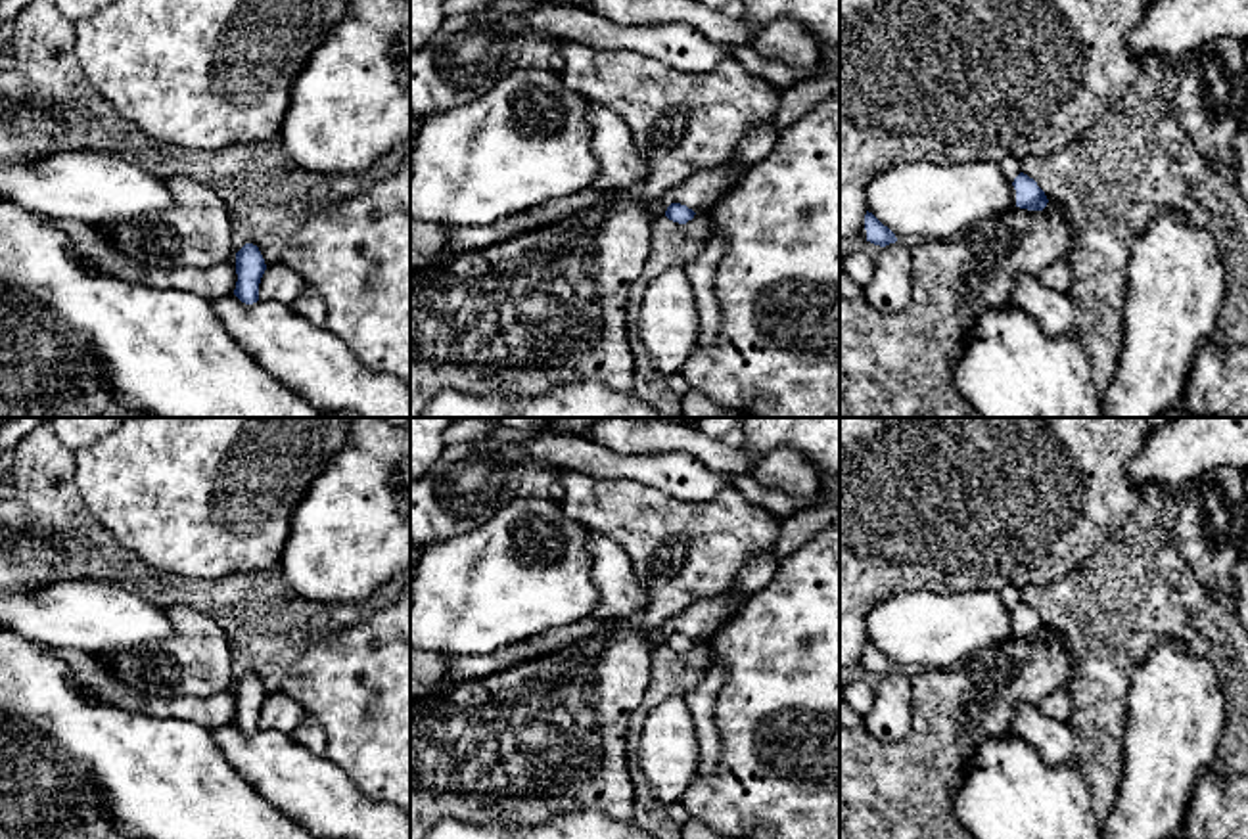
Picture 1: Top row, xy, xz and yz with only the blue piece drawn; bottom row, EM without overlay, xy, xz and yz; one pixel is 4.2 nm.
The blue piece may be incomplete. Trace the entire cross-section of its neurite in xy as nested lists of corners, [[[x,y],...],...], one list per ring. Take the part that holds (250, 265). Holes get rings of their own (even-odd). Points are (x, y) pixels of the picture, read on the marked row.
[[[245,243],[236,253],[238,282],[236,282],[234,295],[242,303],[253,305],[259,301],[259,283],[265,270],[266,270],[266,264],[257,245]]]

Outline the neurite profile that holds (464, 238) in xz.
[[[592,186],[543,203],[531,211],[495,220],[489,226],[454,226],[451,236],[451,249],[462,253],[495,245],[518,234],[554,224],[569,215],[581,213],[583,209],[604,207],[610,201],[610,195],[612,192],[602,192]]]

